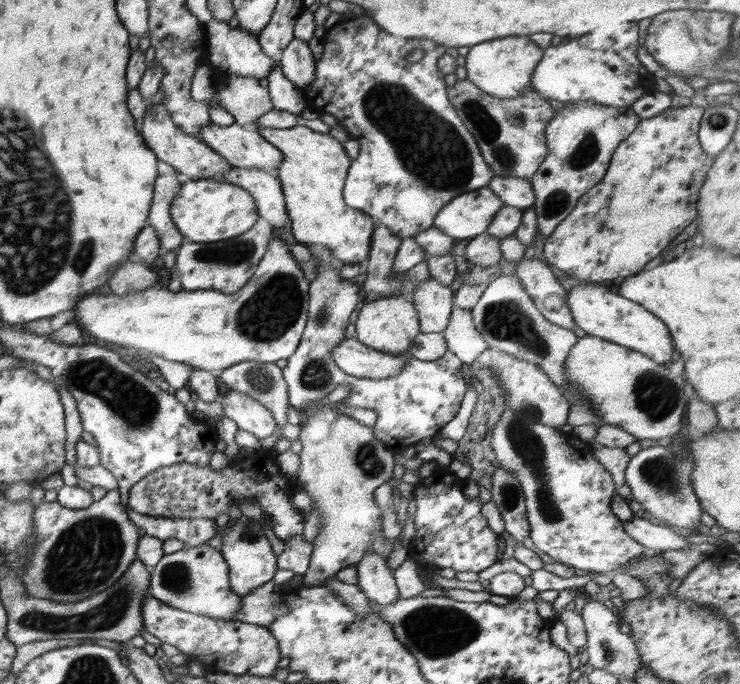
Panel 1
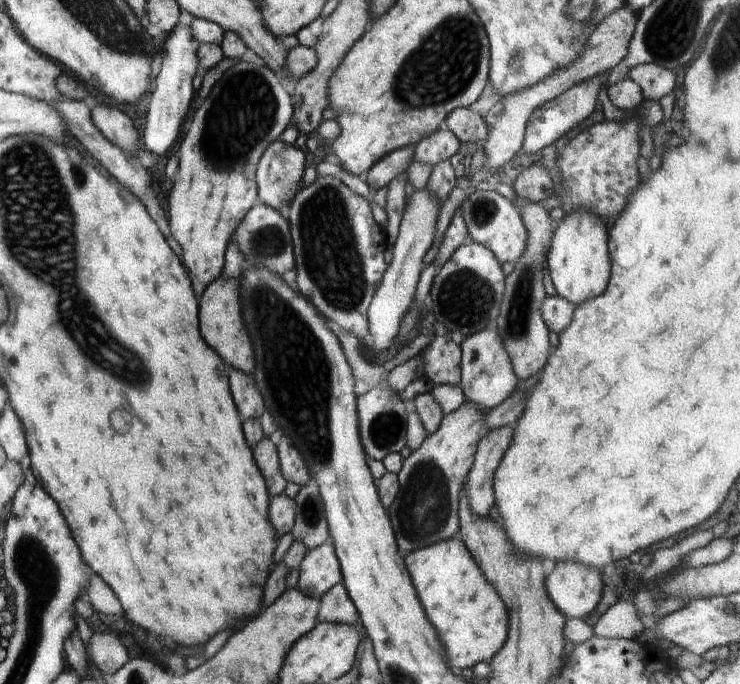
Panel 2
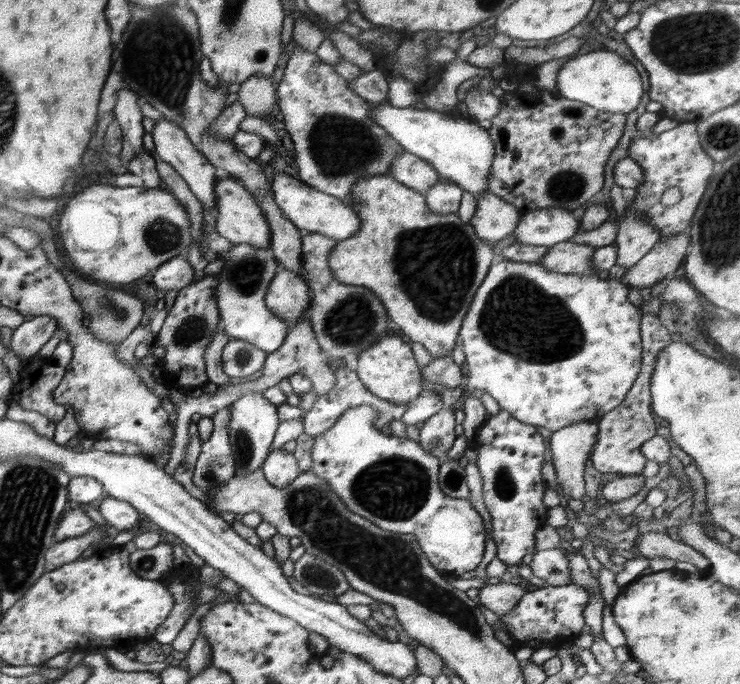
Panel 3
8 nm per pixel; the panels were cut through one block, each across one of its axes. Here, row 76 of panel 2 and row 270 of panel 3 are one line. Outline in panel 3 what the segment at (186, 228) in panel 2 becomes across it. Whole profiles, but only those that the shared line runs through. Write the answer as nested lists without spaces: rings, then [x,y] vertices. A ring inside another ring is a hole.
[[[233,244],[228,256],[218,256],[224,260],[222,272],[218,274],[220,283],[216,286],[216,305],[224,323],[224,331],[231,339],[242,339],[267,353],[273,353],[284,344],[288,325],[272,314],[264,304],[264,295],[278,268],[269,248],[258,248],[251,244]]]

